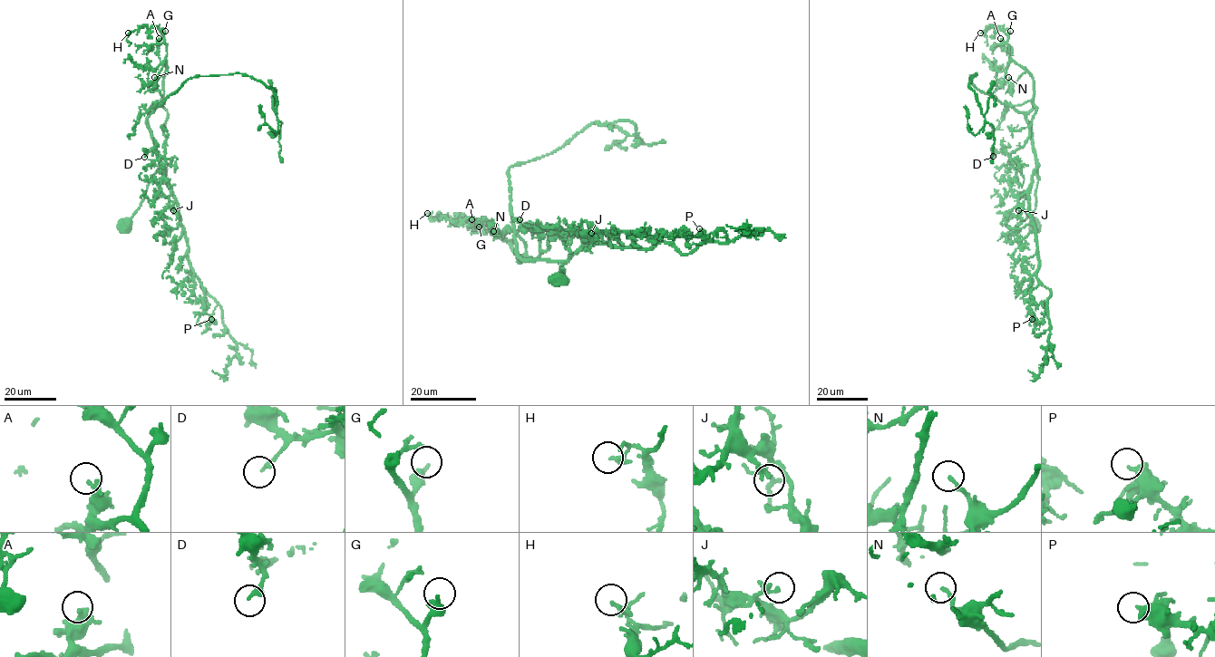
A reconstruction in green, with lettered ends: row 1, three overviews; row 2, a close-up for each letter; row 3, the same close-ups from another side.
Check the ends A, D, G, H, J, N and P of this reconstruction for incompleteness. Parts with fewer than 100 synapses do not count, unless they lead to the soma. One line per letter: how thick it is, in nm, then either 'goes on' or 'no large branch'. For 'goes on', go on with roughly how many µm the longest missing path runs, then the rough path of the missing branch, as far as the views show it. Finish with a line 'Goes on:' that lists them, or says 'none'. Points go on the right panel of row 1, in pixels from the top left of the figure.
A: calibre 240 nm; no large branch
D: calibre 190 nm; no large branch
G: calibre 360 nm; no large branch
H: calibre 130 nm; no large branch
J: calibre 200 nm; no large branch
N: calibre 120 nm; no large branch
P: calibre 400 nm; no large branch
Goes on: none

